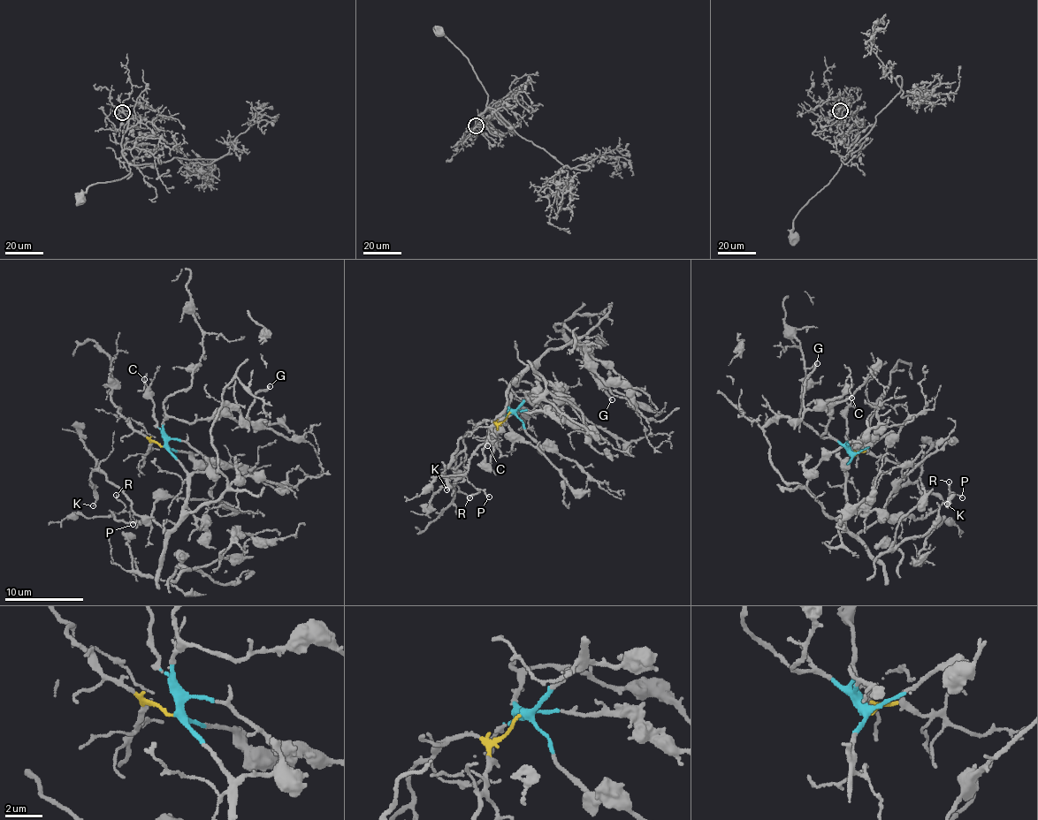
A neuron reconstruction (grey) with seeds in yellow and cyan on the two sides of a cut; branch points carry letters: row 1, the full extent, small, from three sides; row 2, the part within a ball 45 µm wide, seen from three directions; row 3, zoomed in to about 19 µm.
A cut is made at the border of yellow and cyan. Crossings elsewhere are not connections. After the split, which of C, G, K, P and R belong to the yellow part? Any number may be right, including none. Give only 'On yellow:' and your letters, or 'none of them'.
On yellow: none of them

